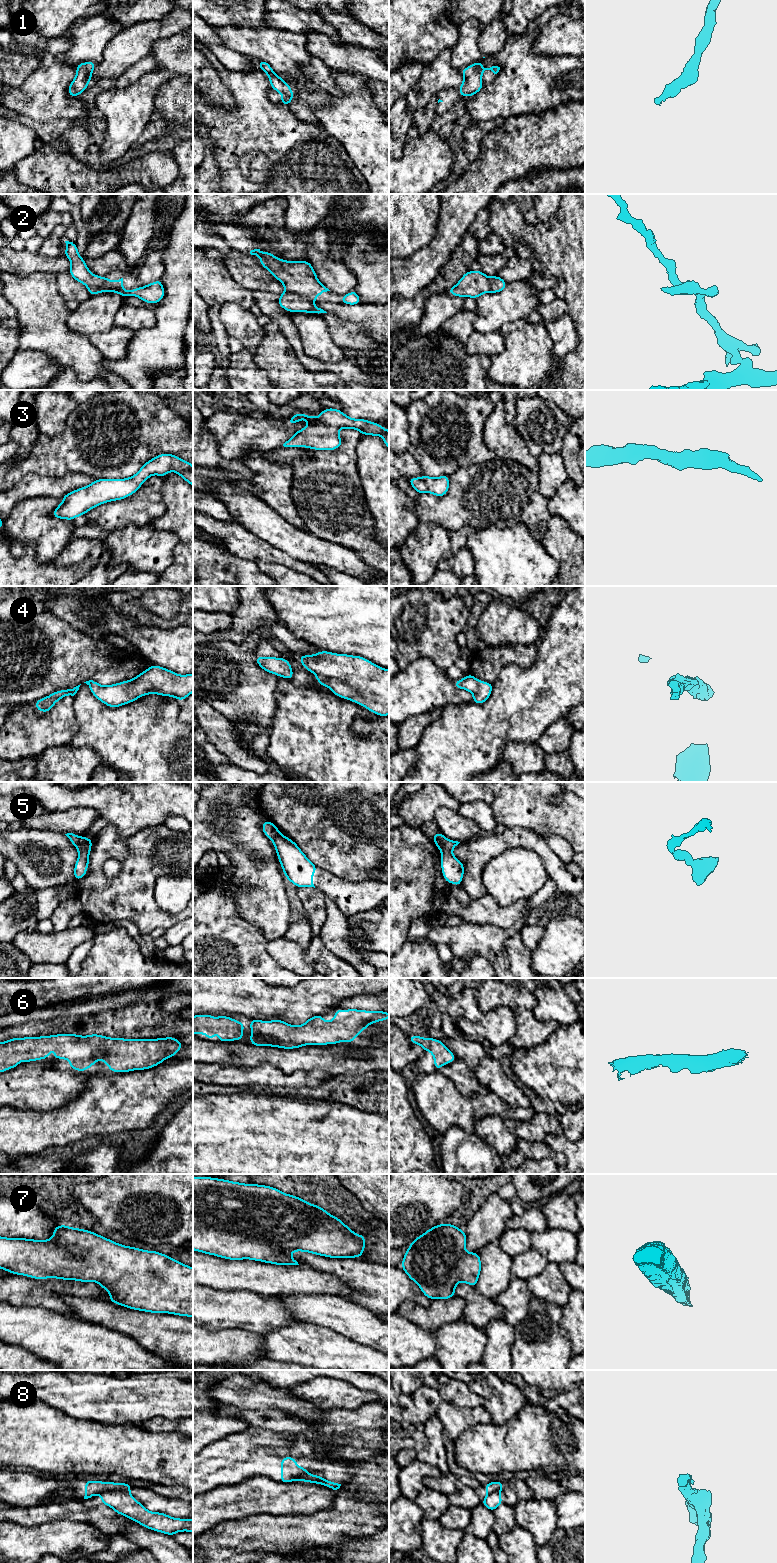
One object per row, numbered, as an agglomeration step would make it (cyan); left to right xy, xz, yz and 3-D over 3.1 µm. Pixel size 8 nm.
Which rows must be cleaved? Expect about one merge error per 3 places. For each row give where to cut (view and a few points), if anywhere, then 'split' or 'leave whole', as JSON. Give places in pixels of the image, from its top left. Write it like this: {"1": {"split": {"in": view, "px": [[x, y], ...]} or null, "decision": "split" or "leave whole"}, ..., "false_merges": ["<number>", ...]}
{"1": {"split": null, "decision": "leave whole"}, "2": {"split": {"in": "xz", "px": [[285, 291], [310, 295], [315, 298]]}, "decision": "split"}, "3": {"split": null, "decision": "leave whole"}, "4": {"split": null, "decision": "leave whole"}, "5": {"split": {"in": "xy", "px": [[83, 837], [77, 848]]}, "decision": "split"}, "6": {"split": null, "decision": "leave whole"}, "7": {"split": null, "decision": "leave whole"}, "8": {"split": {"in": "xy", "px": [[127, 1491], [103, 1491], [101, 1493]]}, "decision": "split"}, "false_merges": ["2", "5", "8"]}

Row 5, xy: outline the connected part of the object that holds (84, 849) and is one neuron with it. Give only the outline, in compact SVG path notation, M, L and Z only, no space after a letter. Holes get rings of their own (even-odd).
M83 837L78 847L78 859L74 866L74 879L82 879L89 865L89 854L91 852L92 839Z

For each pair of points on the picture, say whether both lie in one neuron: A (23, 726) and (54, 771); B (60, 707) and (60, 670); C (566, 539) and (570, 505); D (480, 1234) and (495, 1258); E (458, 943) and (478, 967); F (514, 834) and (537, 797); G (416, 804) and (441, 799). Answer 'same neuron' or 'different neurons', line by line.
A: different neurons
B: different neurons
C: different neurons
D: different neurons
E: different neurons
F: different neurons
G: same neuron

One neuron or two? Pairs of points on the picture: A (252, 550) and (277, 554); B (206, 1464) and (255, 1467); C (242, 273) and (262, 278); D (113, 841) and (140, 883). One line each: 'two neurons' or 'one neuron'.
A: one neuron
B: one neuron
C: one neuron
D: one neuron

